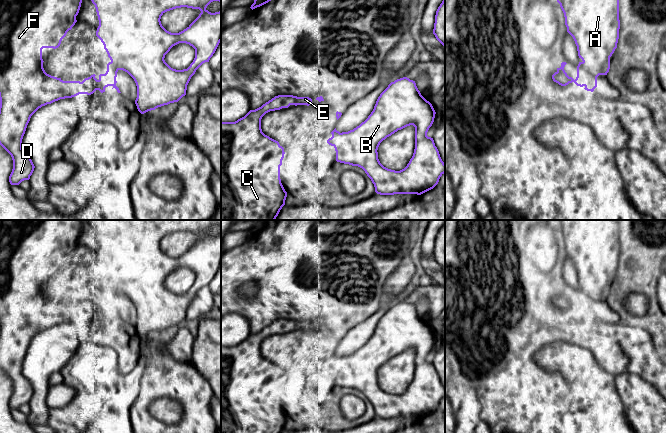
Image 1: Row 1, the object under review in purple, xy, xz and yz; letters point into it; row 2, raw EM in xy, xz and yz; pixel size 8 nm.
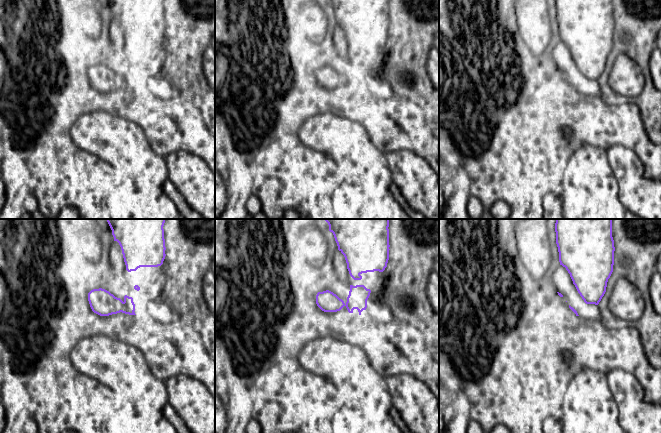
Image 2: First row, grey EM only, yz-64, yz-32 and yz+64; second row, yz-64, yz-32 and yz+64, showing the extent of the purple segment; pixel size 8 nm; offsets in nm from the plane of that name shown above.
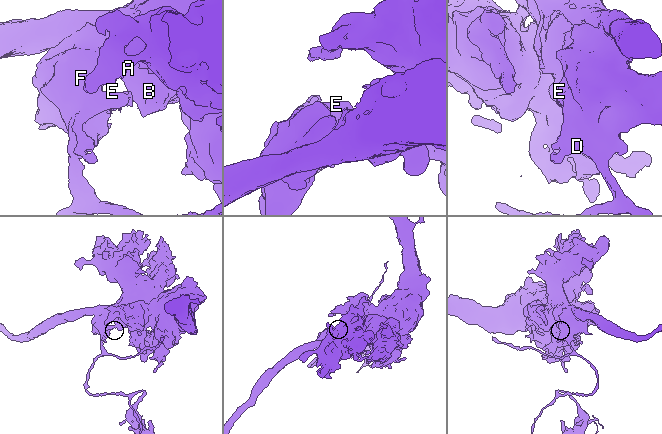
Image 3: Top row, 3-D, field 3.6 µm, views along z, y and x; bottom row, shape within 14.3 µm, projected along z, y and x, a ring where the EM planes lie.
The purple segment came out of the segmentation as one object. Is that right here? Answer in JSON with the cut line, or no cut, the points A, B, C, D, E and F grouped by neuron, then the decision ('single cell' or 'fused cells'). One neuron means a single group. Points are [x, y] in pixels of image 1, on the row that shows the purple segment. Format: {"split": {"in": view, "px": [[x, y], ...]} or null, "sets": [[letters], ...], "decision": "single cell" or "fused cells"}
{"split": {"in": "yz", "px": [[582, 62], [596, 68], [599, 74]]}, "sets": [["A", "B"], ["C", "D", "E", "F"]], "decision": "fused cells"}

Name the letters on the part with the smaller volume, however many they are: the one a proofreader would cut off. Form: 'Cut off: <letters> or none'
Cut off: C, D, E, F

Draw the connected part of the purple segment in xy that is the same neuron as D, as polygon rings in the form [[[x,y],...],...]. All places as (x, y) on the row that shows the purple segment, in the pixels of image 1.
[[[0,0],[0,145],[11,155],[13,169],[9,176],[11,185],[19,185],[24,180],[29,180],[34,171],[31,158],[22,149],[22,139],[31,116],[42,106],[51,104],[65,98],[72,98],[79,94],[91,95],[96,90],[101,93],[105,88],[112,86],[121,93],[116,86],[117,69],[112,62],[107,64],[105,74],[100,74],[99,79],[95,74],[80,81],[63,81],[47,74],[43,68],[42,49],[60,46],[62,39],[77,22],[82,0]]]

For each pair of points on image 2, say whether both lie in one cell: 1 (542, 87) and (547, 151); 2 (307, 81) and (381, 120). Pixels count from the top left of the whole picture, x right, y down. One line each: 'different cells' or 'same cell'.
1: same cell
2: same cell

